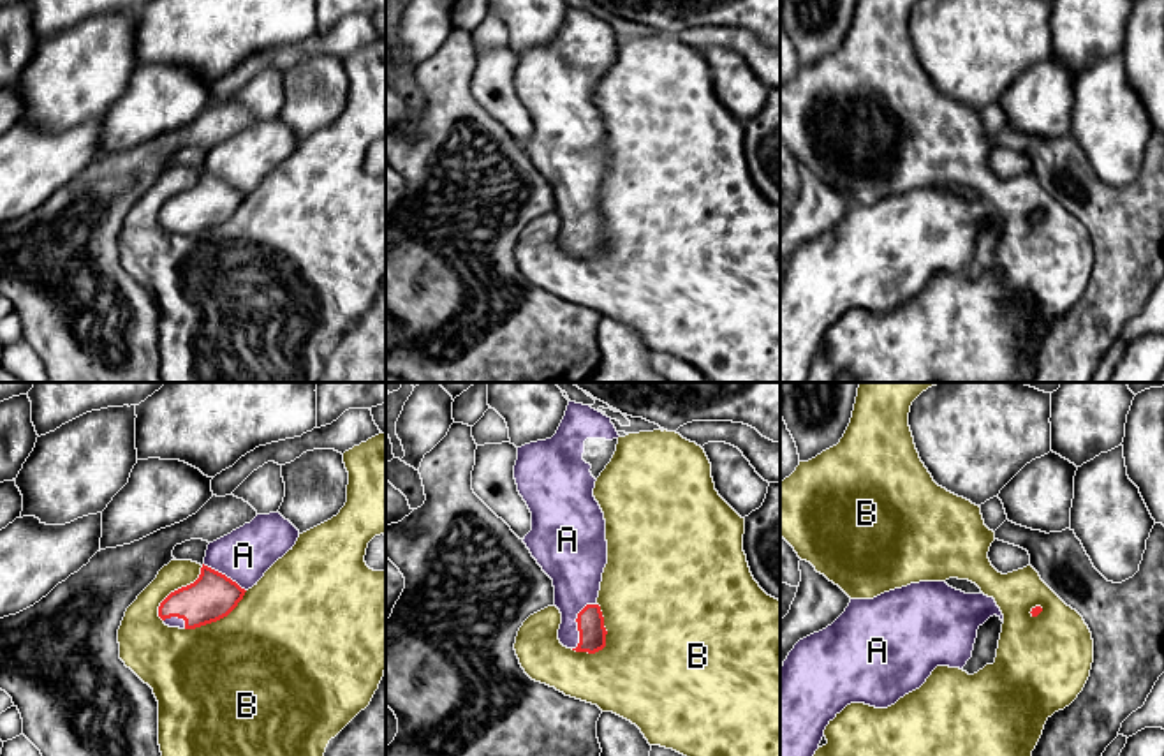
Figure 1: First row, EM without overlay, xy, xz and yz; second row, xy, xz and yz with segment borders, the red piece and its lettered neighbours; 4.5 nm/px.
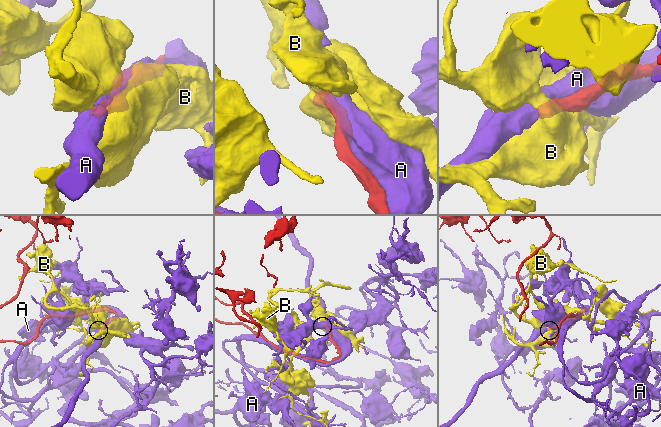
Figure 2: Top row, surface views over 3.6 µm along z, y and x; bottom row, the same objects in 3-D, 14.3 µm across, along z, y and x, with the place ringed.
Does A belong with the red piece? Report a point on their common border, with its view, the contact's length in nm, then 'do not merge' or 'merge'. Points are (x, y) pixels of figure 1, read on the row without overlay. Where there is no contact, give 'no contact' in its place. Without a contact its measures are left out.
contact xz (576, 226); length 240 nm; merge

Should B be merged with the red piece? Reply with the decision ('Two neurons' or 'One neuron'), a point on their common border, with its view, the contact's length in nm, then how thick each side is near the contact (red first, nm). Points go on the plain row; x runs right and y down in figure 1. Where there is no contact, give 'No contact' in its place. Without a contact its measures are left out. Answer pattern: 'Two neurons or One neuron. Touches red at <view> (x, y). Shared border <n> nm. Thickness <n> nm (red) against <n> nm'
Two neurons. Touches red at xz (604, 244). Shared border 260 nm. Thickness 130 nm (red) against 480 nm

